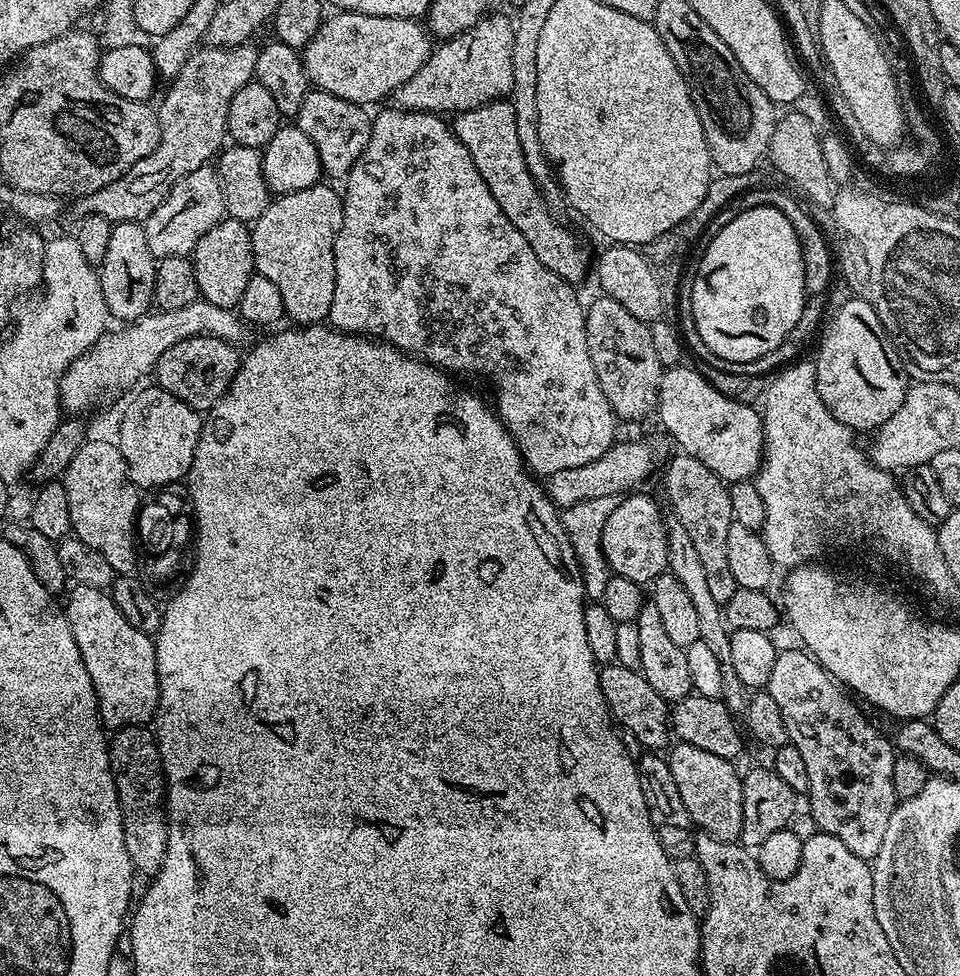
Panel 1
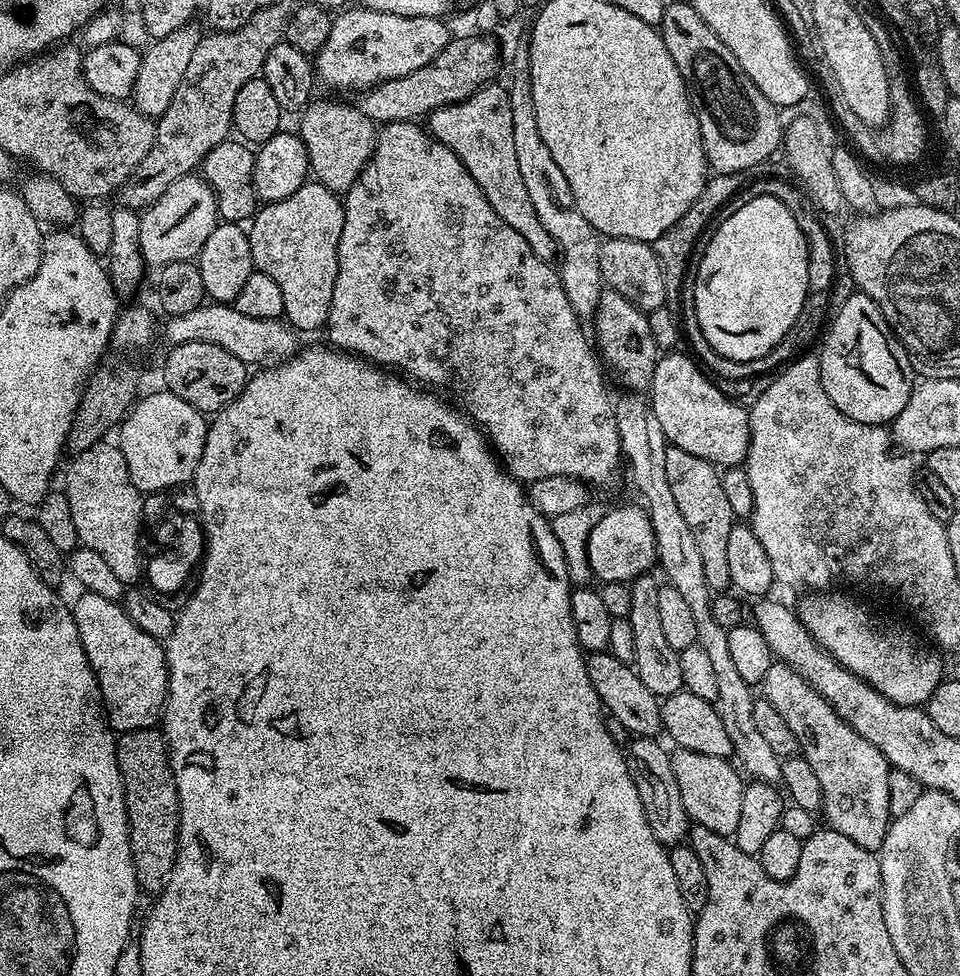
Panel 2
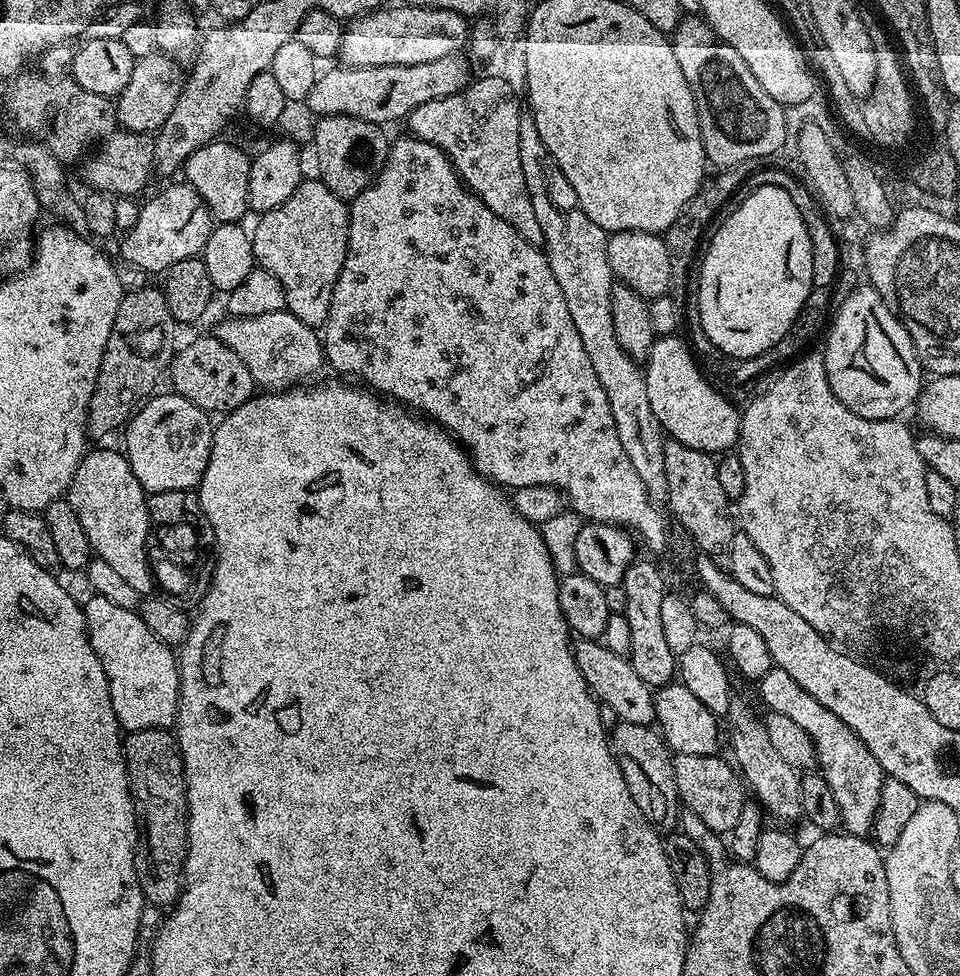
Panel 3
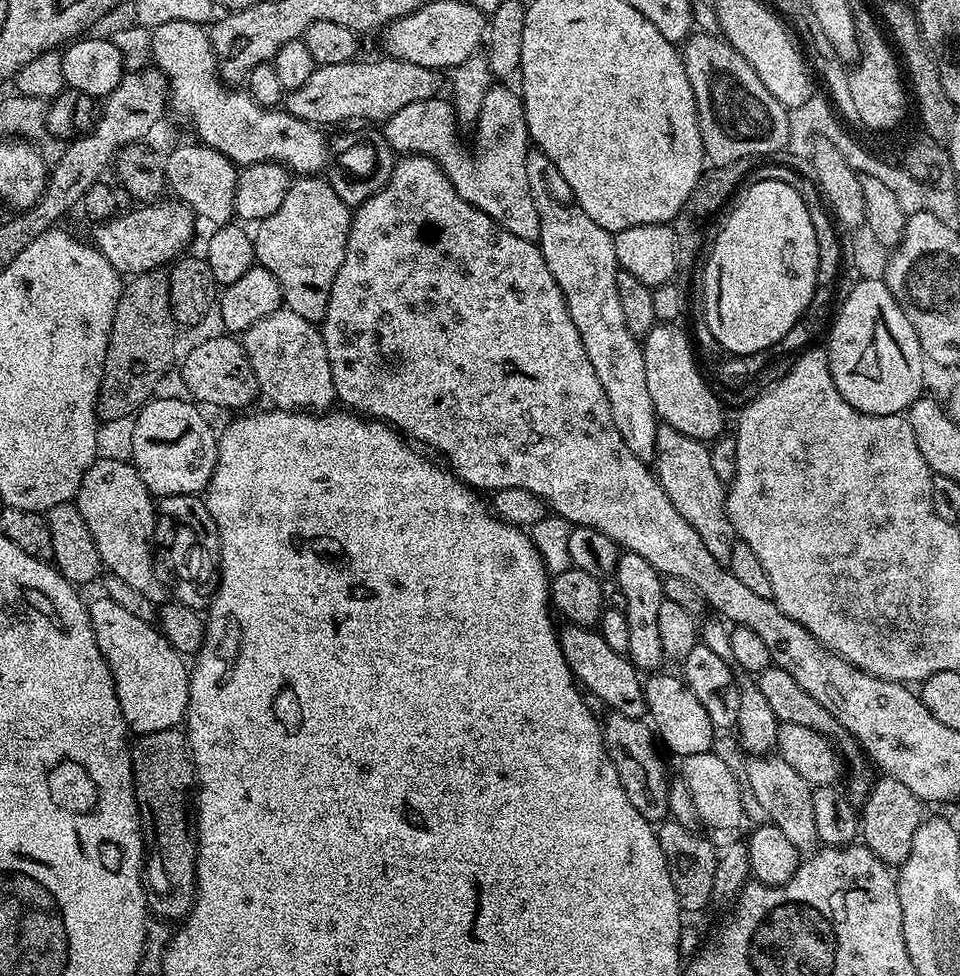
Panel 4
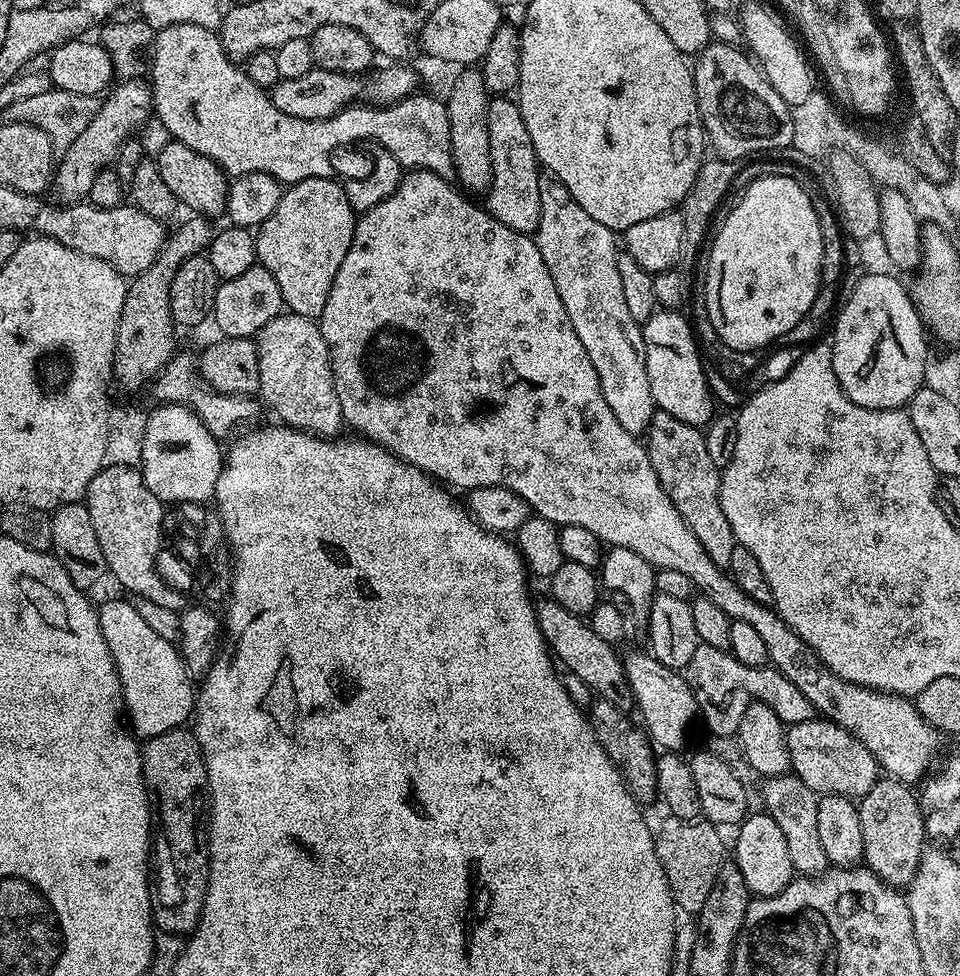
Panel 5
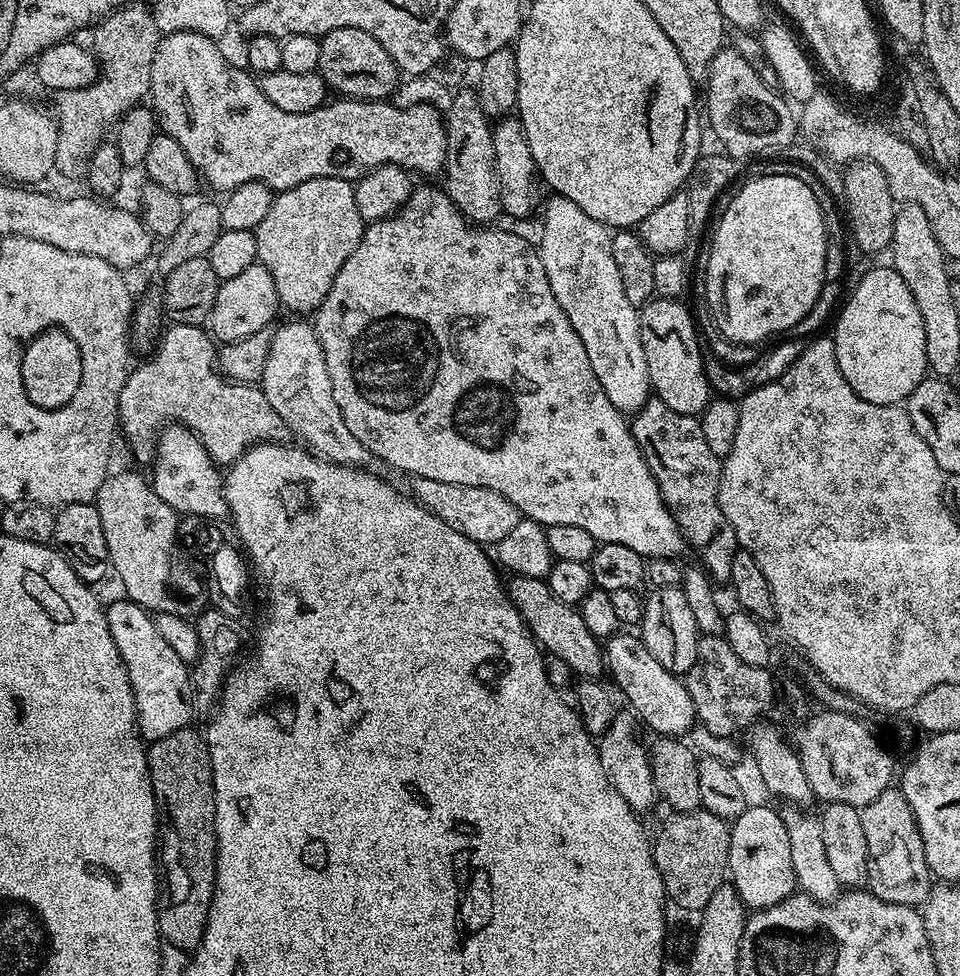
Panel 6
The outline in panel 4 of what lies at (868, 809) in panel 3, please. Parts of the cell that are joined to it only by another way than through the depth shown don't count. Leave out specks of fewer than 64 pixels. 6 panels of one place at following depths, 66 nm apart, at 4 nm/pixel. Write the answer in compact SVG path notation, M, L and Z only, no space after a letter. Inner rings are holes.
M775 666L768 668L765 672L759 673L758 683L762 694L768 692L766 702L772 700L770 710L774 710L777 720L794 722L798 726L810 726L810 730L818 730L818 734L827 736L833 742L838 742L839 755L846 761L847 767L848 764L852 767L852 777L848 780L848 788L852 791L851 799L856 802L863 801L874 783L874 776L868 773L869 765L866 763L866 757L860 745L838 723L834 714L830 714L830 710L825 710L823 706L818 706L818 702L814 702L814 698L810 698L810 694L806 694L806 690L802 690L802 686L798 686L798 682L794 682L794 678L790 678L790 674L786 674L786 670Z

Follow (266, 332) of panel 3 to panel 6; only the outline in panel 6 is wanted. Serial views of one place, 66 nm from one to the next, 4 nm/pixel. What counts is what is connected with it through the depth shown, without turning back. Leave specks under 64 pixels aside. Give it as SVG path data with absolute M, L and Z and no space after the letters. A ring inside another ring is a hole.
M292 318L289 324L272 332L266 370L259 383L266 394L266 402L274 406L274 414L282 418L289 433L297 436L300 439L297 441L315 455L332 464L346 464L349 468L383 473L386 468L384 460L366 450L366 446L350 434L350 426L346 426L342 410L338 410L338 402L334 402L334 394L330 390L330 370L326 370L326 358L322 354L316 329L311 323L303 324L300 320L303 319Z

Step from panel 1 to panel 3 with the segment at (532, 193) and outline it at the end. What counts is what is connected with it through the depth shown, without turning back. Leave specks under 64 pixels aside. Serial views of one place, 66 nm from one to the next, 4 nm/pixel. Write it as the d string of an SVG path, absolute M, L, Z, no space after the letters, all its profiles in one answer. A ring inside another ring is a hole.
M484 76L481 80L473 79L464 91L450 94L450 98L438 98L434 102L425 102L418 106L407 118L406 127L411 135L420 140L438 146L450 158L456 173L464 181L465 186L474 193L502 222L510 222L526 242L540 246L544 243L542 226L538 226L538 218L534 214L534 206L530 202L530 194L526 190L526 178L522 178L522 161L518 155L518 122L522 111L522 100L516 97L516 88L504 76Z

